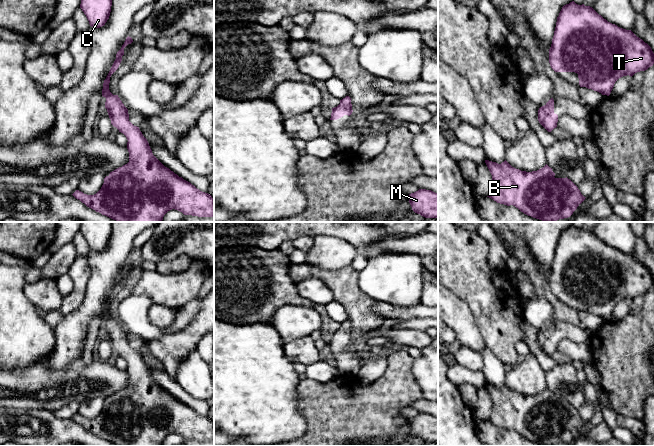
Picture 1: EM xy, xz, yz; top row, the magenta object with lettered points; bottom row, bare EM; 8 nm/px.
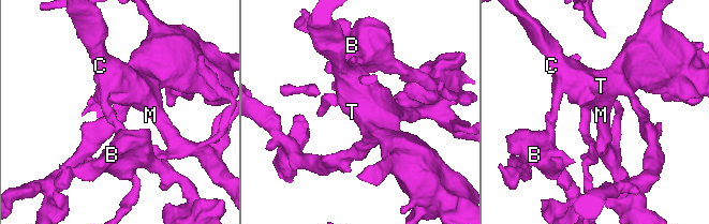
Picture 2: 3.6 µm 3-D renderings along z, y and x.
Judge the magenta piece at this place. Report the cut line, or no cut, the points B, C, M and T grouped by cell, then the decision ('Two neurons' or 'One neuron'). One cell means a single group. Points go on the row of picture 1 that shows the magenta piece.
No split. Groups: B C M T. One neuron

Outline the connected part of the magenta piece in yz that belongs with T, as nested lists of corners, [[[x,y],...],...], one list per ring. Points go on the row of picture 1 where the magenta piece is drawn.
[[[574,1],[562,7],[557,17],[549,63],[555,72],[575,72],[580,87],[609,96],[615,82],[623,76],[633,76],[654,64],[651,47],[631,30],[608,22],[592,7]]]

